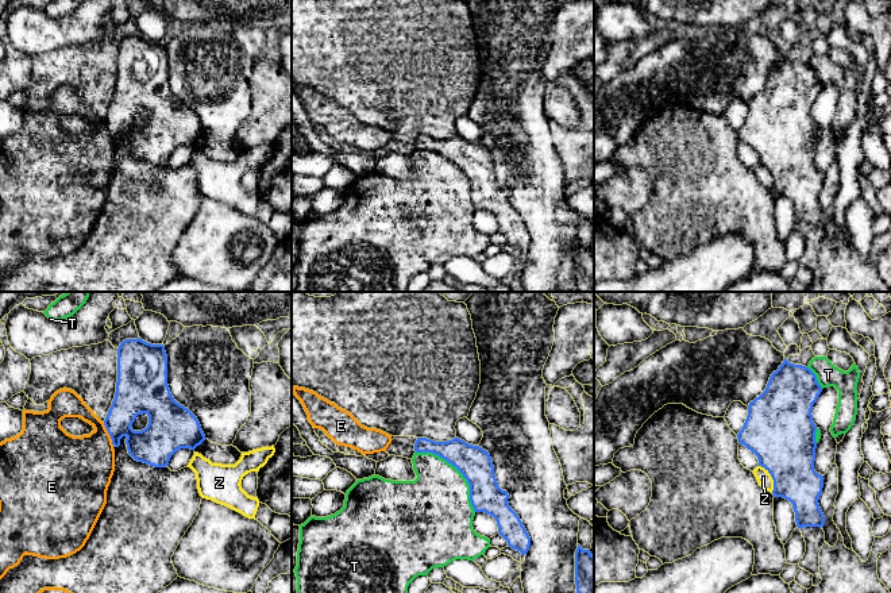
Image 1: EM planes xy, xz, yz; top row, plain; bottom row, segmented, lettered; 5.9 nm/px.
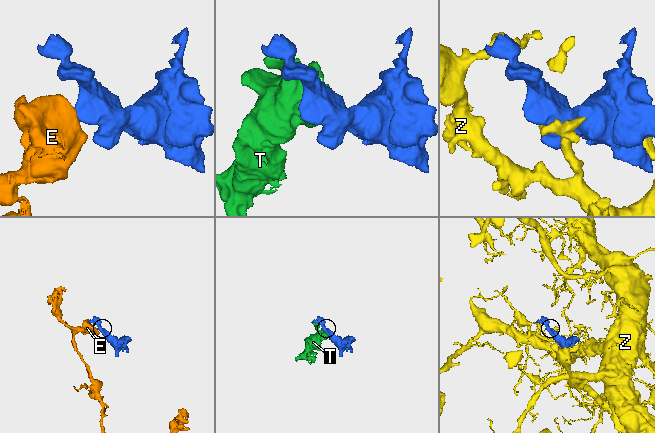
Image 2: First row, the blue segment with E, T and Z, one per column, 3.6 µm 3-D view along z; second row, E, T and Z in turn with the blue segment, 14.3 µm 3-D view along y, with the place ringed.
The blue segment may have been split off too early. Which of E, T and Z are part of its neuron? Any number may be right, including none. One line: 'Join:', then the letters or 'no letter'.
Join: no letter

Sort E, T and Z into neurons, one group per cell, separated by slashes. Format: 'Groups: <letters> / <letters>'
Groups: E / T / Z

